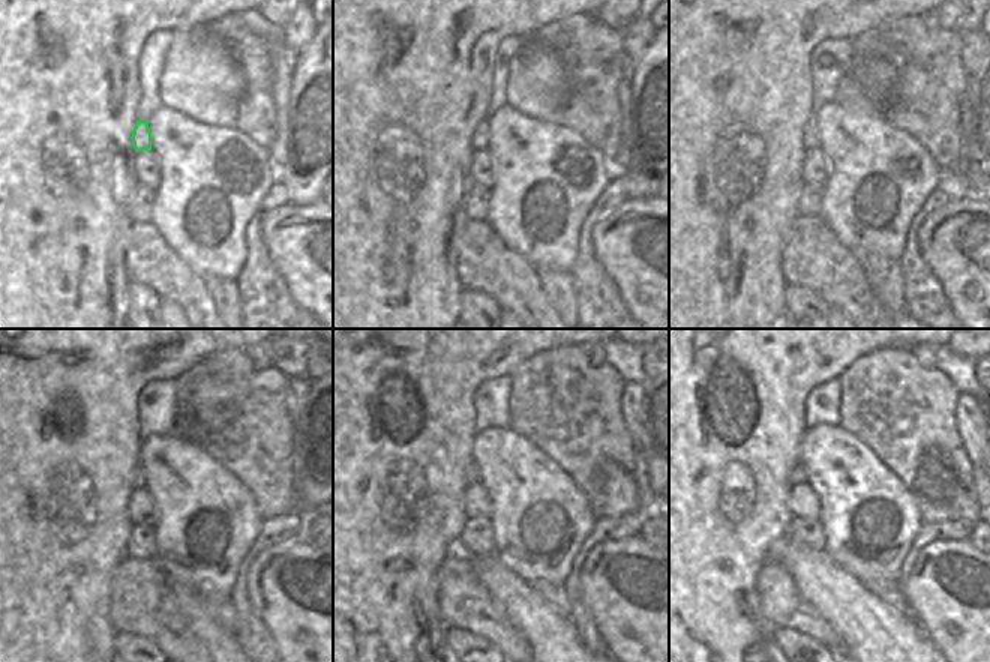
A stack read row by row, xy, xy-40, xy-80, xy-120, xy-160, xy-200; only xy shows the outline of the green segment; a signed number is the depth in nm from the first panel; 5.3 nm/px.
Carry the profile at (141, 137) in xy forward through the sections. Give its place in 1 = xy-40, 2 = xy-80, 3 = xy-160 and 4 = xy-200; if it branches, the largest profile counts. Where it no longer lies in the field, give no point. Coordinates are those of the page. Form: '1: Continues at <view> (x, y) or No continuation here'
1: Continues at xy-40 (479, 140)
2: Continues at xy-80 (810, 137)
3: Continues at xy-160 (471, 472)
4: Continues at xy-200 (797, 476).

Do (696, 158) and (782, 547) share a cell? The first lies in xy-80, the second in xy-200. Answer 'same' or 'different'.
different

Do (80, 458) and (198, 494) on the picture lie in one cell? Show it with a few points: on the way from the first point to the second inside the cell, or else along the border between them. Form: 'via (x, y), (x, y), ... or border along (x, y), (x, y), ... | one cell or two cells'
border along (143, 442), (138, 451), (138, 461) | two cells

